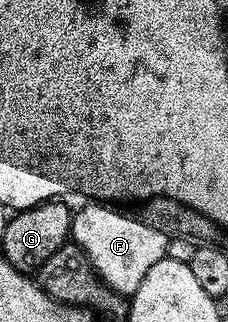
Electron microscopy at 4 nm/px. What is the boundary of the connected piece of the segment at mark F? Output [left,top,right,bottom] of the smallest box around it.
[70,202,168,298]

